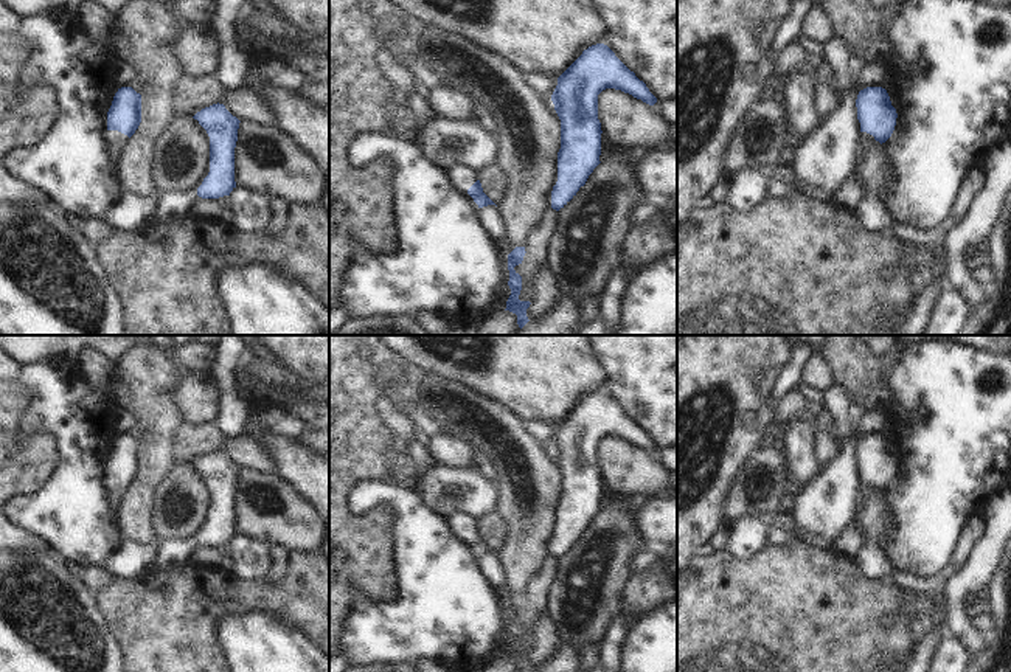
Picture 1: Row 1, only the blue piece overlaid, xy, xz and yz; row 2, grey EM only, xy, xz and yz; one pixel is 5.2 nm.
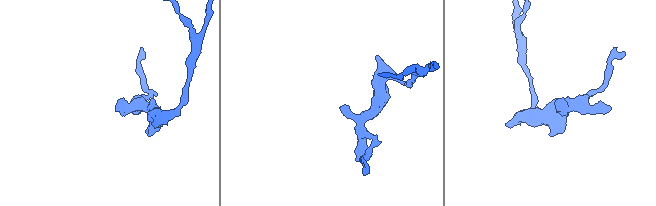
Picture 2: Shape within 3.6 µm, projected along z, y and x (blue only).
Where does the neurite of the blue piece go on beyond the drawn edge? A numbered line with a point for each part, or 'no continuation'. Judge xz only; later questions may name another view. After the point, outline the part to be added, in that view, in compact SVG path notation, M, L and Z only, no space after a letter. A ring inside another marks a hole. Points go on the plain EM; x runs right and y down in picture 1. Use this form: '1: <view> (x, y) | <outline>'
1: xz (465, 525) | M457 514L450 517L452 526L461 537L467 539L477 528L480 528L480 518L466 514Z

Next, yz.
1: yz (854, 536) | M860 480L857 484L857 500L853 518L846 523L842 534L839 534L832 542L828 542L828 549L834 554L854 559L859 549L868 542L862 517L868 498L873 494L881 494L881 490L876 489L873 483Z

